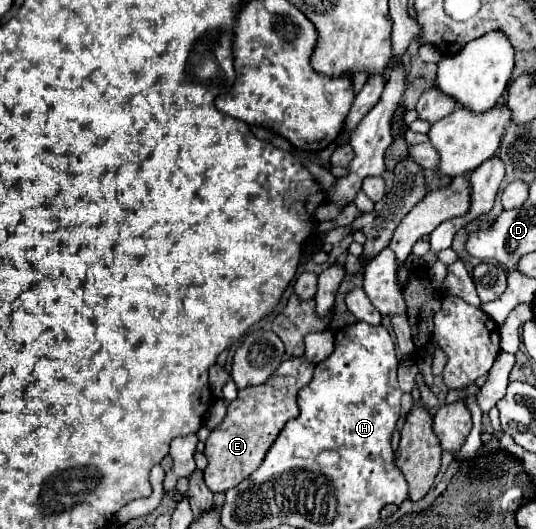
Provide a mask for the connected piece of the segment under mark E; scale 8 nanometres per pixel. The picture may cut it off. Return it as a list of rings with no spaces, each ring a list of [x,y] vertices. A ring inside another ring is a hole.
[[[288,358],[264,384],[238,390],[238,398],[228,404],[224,422],[210,432],[204,446],[204,454],[208,458],[204,482],[214,494],[224,494],[228,488],[246,480],[262,464],[284,424],[298,416],[296,396],[298,390],[312,380],[314,368],[316,366],[306,358]]]

